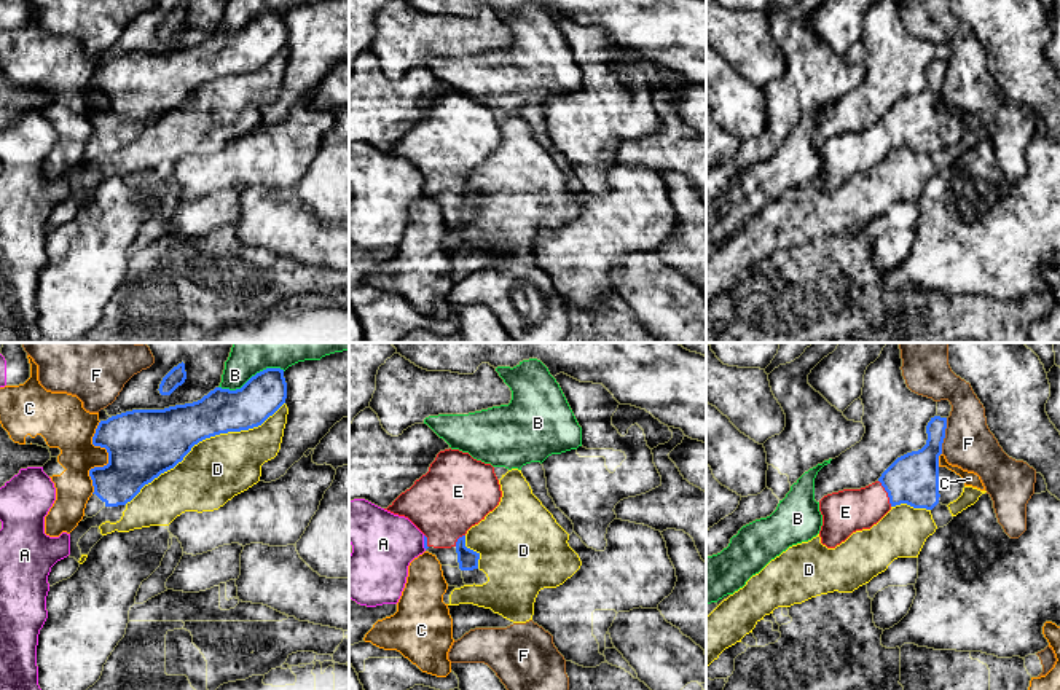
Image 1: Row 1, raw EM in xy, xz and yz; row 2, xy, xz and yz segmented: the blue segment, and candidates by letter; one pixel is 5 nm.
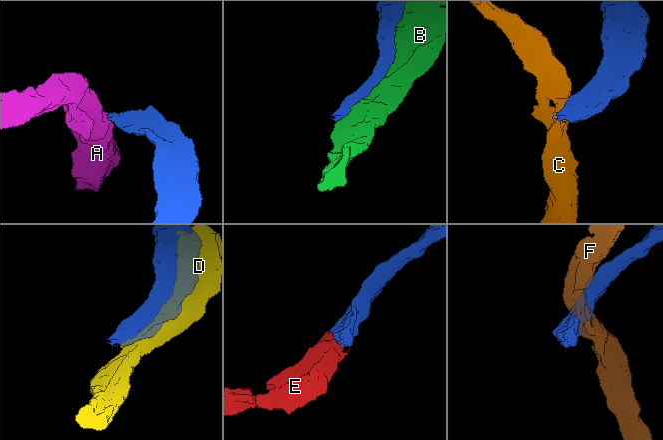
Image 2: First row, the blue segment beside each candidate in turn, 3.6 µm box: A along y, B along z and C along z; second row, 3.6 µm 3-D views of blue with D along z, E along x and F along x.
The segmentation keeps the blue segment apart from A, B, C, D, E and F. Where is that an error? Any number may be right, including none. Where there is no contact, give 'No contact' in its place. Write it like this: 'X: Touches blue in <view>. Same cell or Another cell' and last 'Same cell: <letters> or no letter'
A: Touches blue in xz. Another cell
B: Touches blue in xy. Another cell
C: Touches blue in xy. Another cell
D: Touches blue in xy. Another cell
E: Touches blue in yz. Same cell
F: Touches blue in yz. Another cell
Same cell: E

